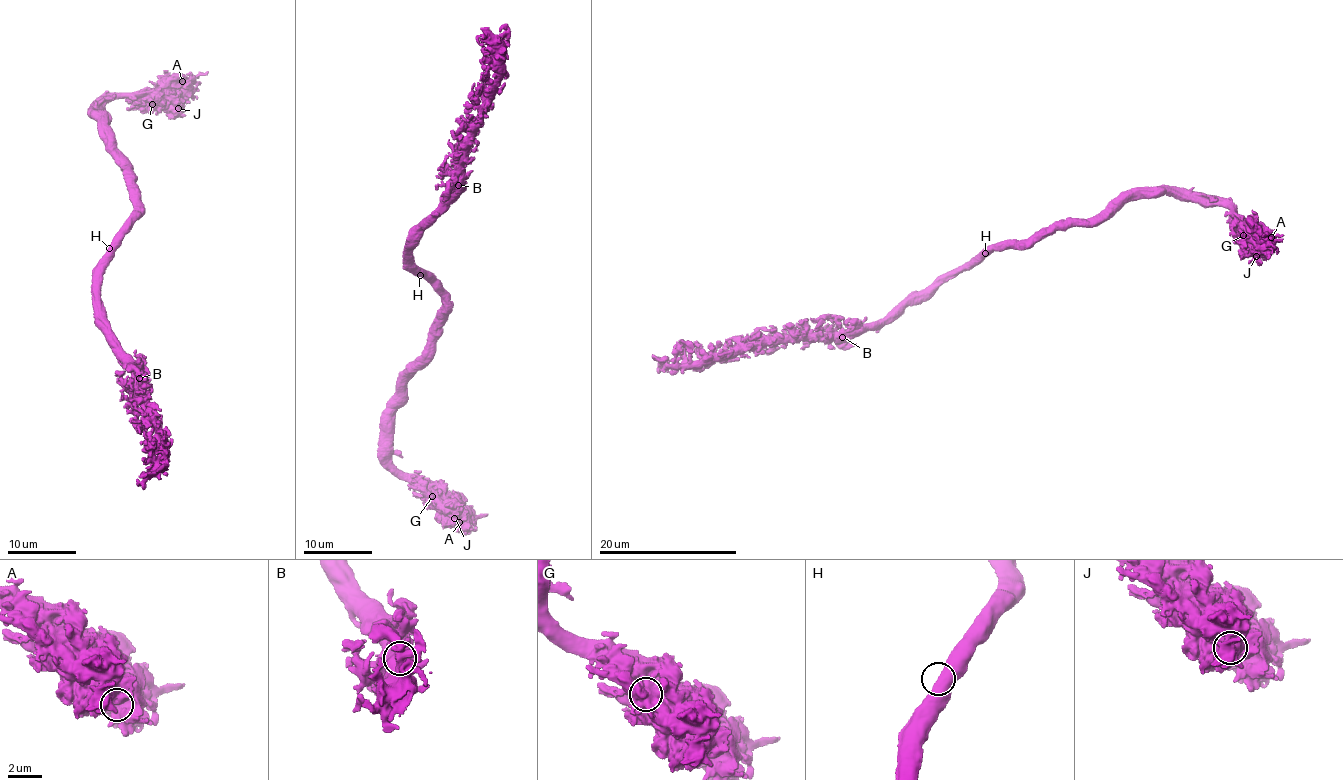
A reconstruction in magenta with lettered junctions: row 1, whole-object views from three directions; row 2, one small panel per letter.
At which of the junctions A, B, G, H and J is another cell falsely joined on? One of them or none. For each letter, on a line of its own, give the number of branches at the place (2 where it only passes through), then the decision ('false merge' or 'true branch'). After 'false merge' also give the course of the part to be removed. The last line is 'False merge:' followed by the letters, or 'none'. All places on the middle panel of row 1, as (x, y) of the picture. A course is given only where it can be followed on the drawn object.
A: 2 branches meet; true branch
B: 2 branches meet; true branch
G: 2 branches meet; true branch
H: 2 branches meet; true branch
J: 3 branches meet; true branch
False merge: none

